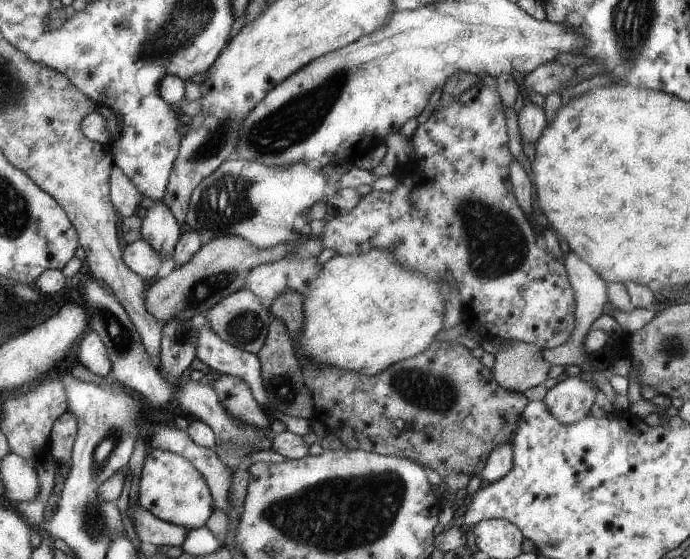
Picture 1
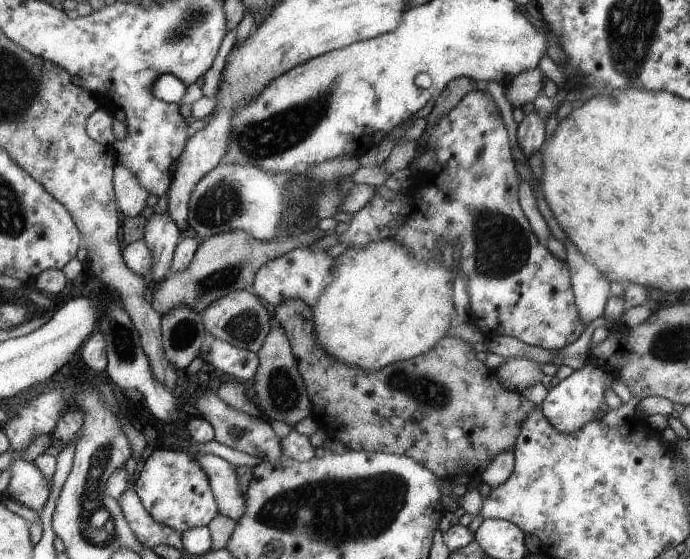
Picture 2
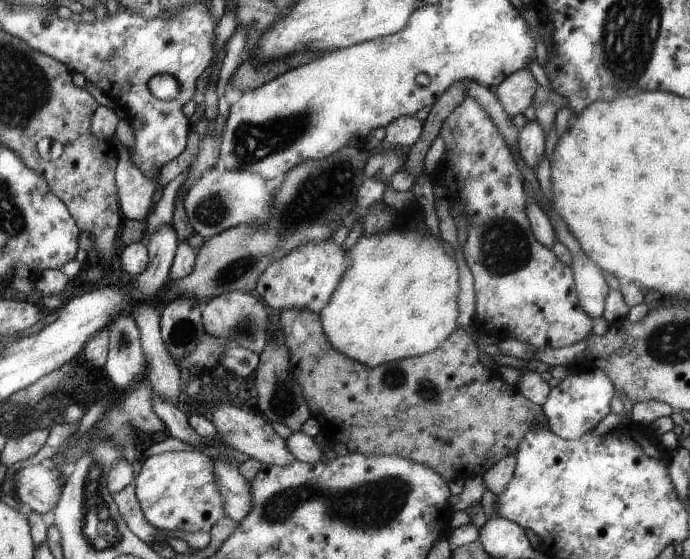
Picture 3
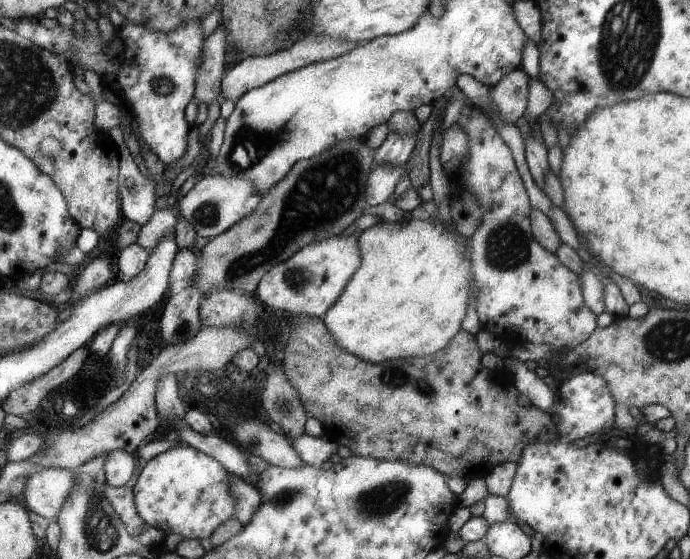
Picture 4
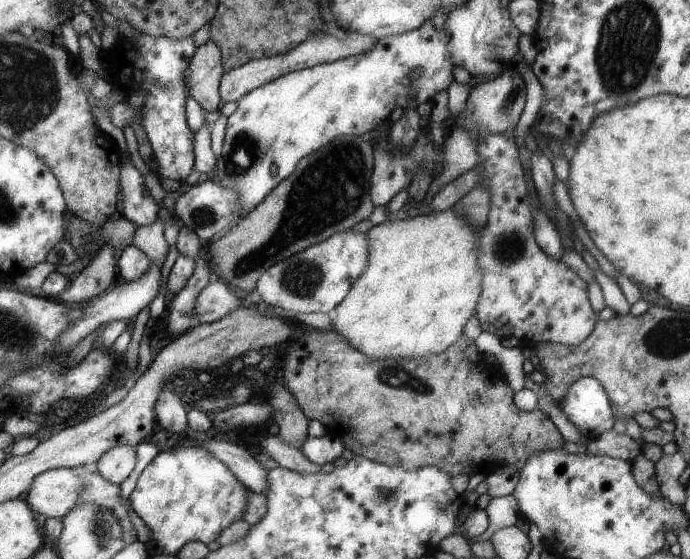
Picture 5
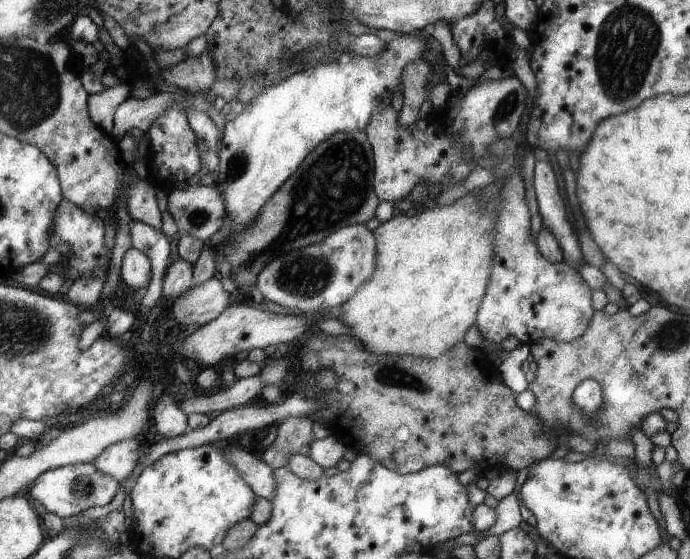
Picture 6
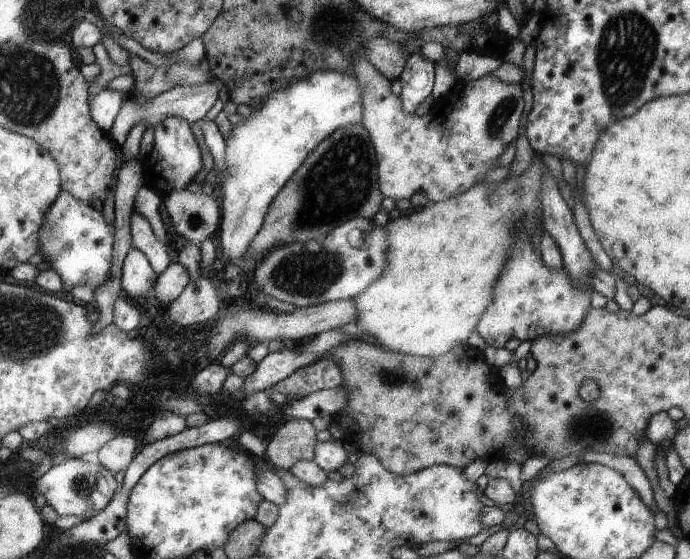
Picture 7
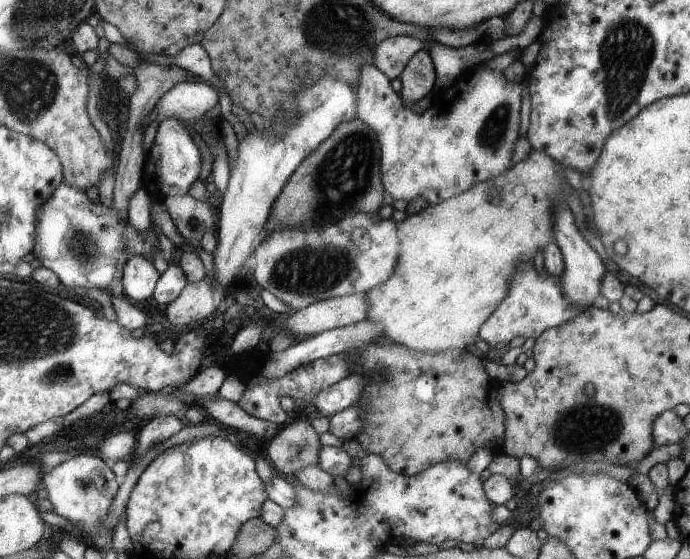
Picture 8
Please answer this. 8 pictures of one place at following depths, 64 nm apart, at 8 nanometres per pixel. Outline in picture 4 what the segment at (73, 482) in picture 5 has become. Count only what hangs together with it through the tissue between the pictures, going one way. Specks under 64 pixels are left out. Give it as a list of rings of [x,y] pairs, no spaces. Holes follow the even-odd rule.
[[[43,467],[26,478],[20,498],[31,512],[47,520],[55,519],[72,487],[76,486],[74,474],[69,469]],[[107,484],[102,486],[102,494],[110,503],[115,514],[125,525],[127,534],[136,538],[144,524],[135,510],[133,491],[126,487],[112,487]]]

